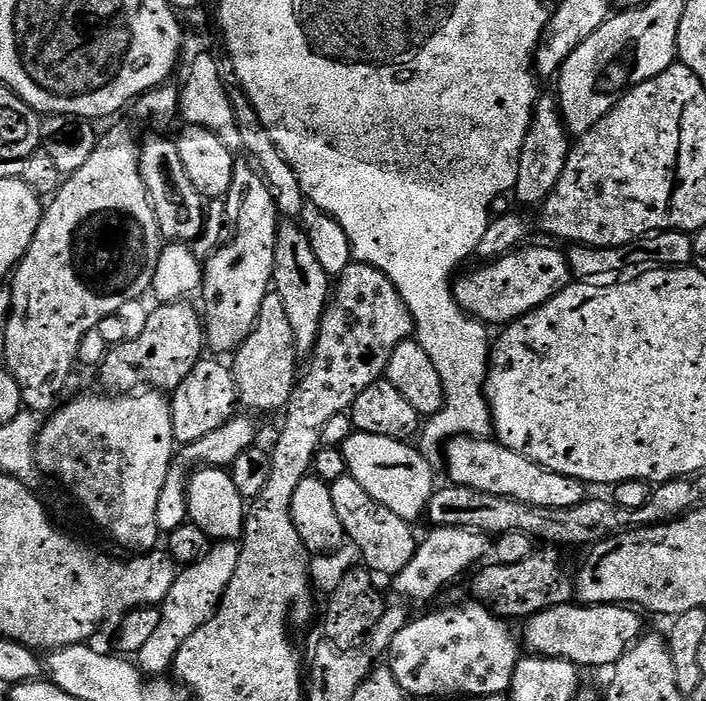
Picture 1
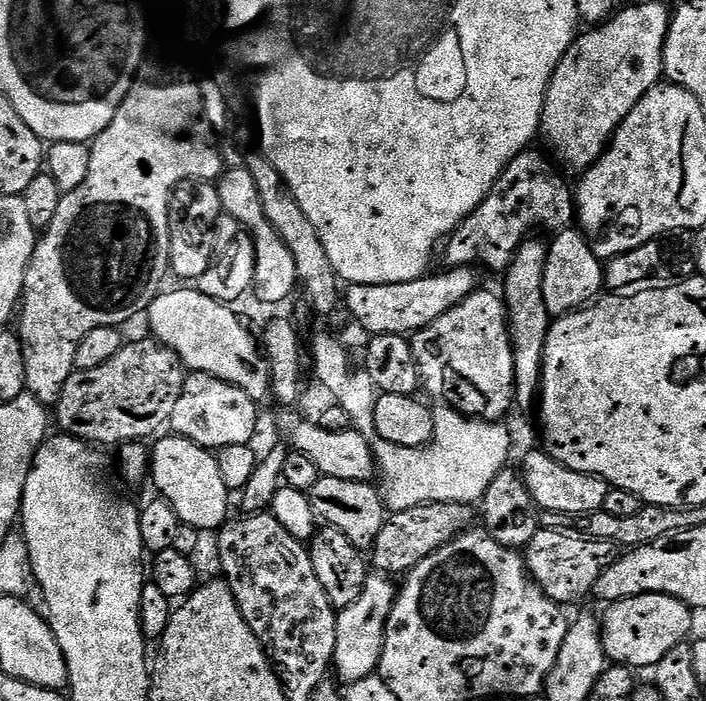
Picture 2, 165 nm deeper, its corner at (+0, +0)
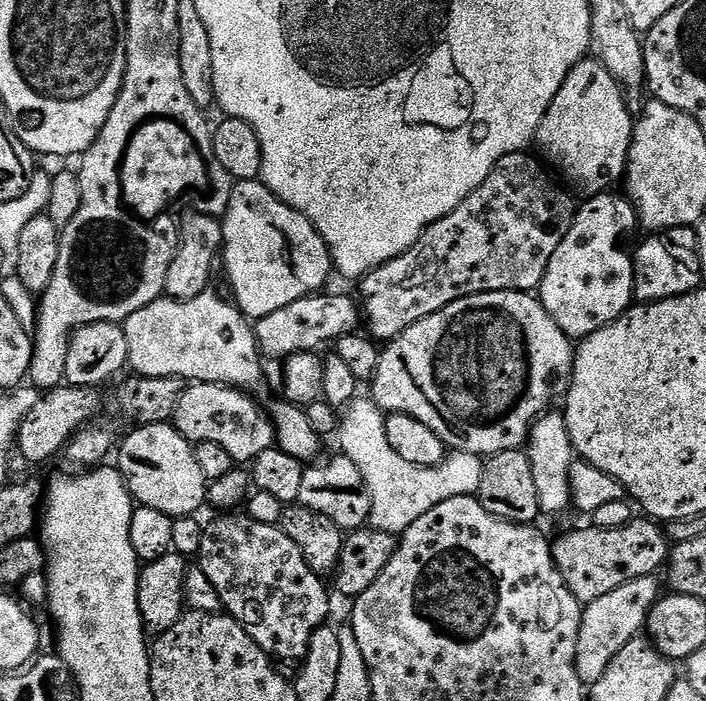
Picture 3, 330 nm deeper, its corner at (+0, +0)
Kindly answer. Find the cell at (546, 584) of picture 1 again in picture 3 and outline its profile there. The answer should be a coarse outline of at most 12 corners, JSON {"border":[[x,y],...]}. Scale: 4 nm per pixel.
{"border":[[651,518],[551,541],[581,606],[669,563]]}

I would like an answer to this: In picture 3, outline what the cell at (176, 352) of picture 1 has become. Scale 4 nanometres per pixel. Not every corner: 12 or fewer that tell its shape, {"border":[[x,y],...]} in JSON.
{"border":[[61,386],[36,399],[16,431],[32,464],[63,453],[100,412],[95,387]]}

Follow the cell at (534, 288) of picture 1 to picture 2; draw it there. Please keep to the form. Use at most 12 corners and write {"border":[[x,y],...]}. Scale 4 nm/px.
{"border":[[572,226],[548,244],[549,317],[593,303],[605,265]]}

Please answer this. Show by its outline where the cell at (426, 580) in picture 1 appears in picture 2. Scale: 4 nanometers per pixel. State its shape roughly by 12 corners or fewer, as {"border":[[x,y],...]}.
{"border":[[369,574],[337,611],[332,663],[341,685],[380,667],[398,591]]}

